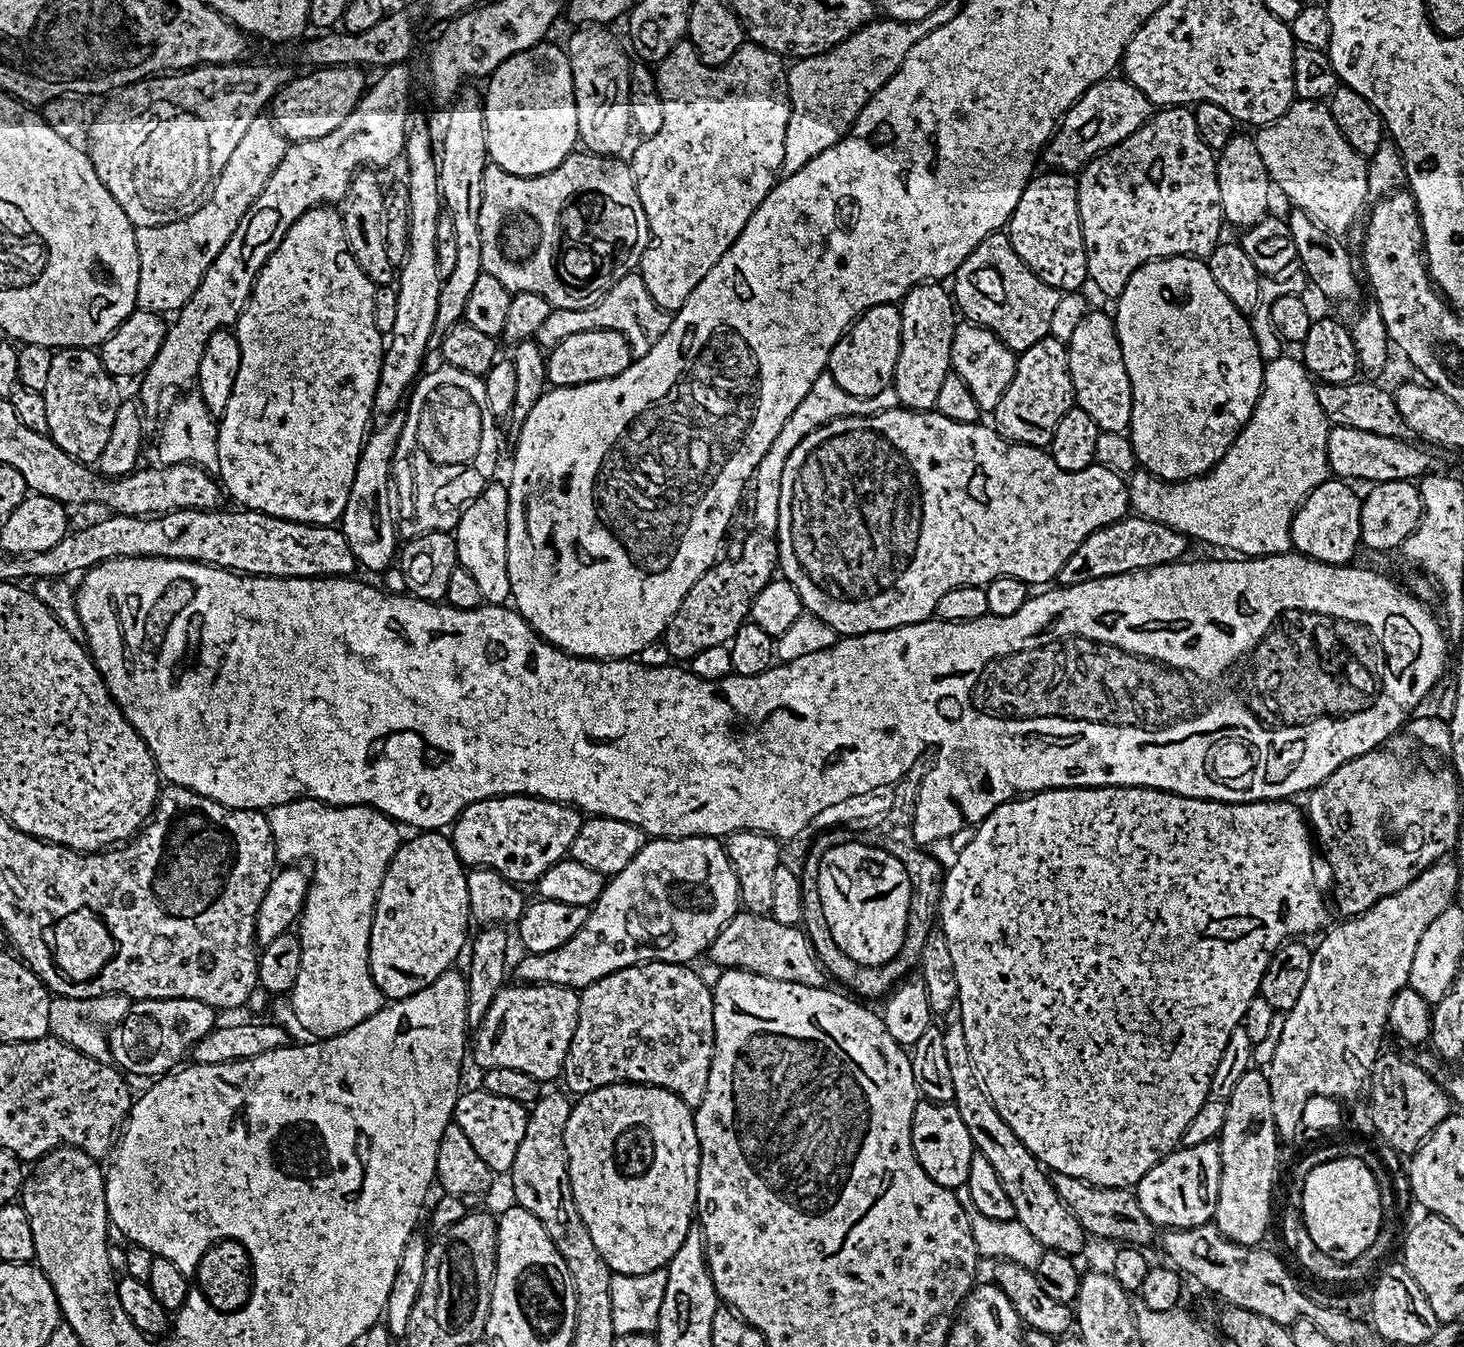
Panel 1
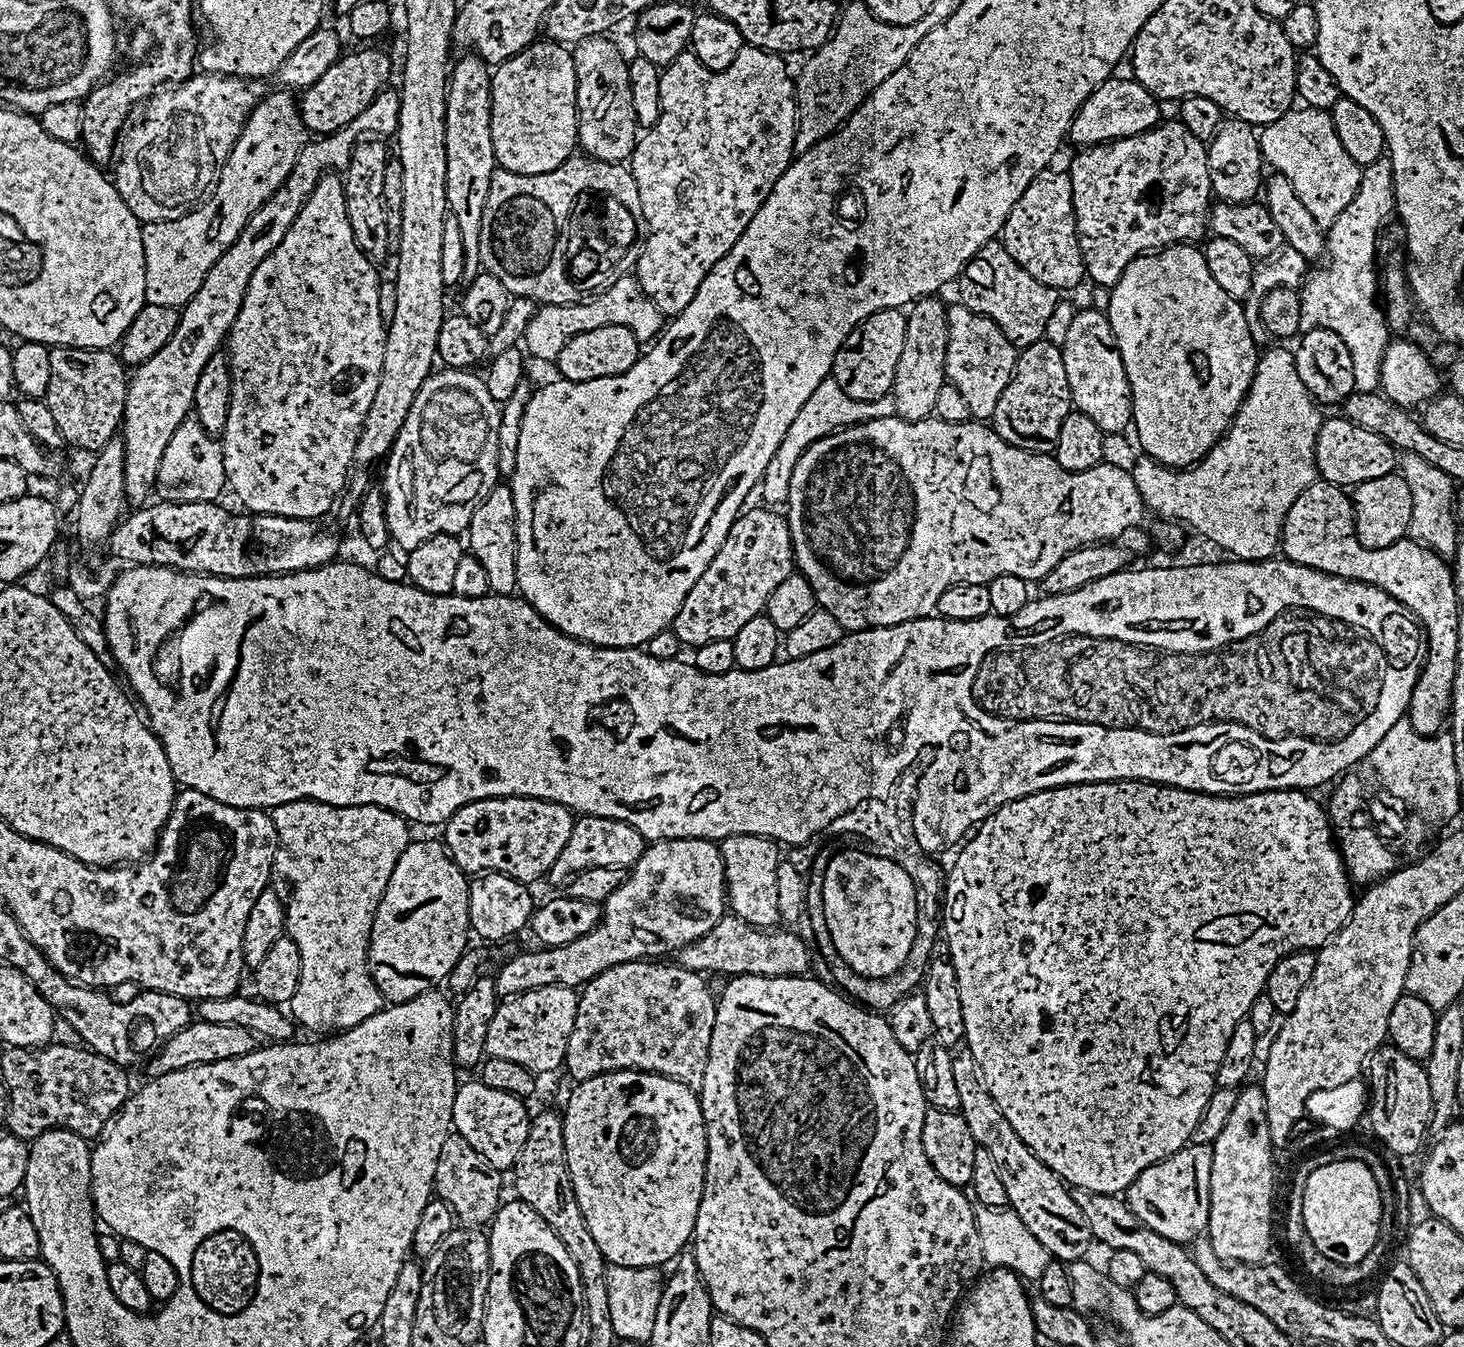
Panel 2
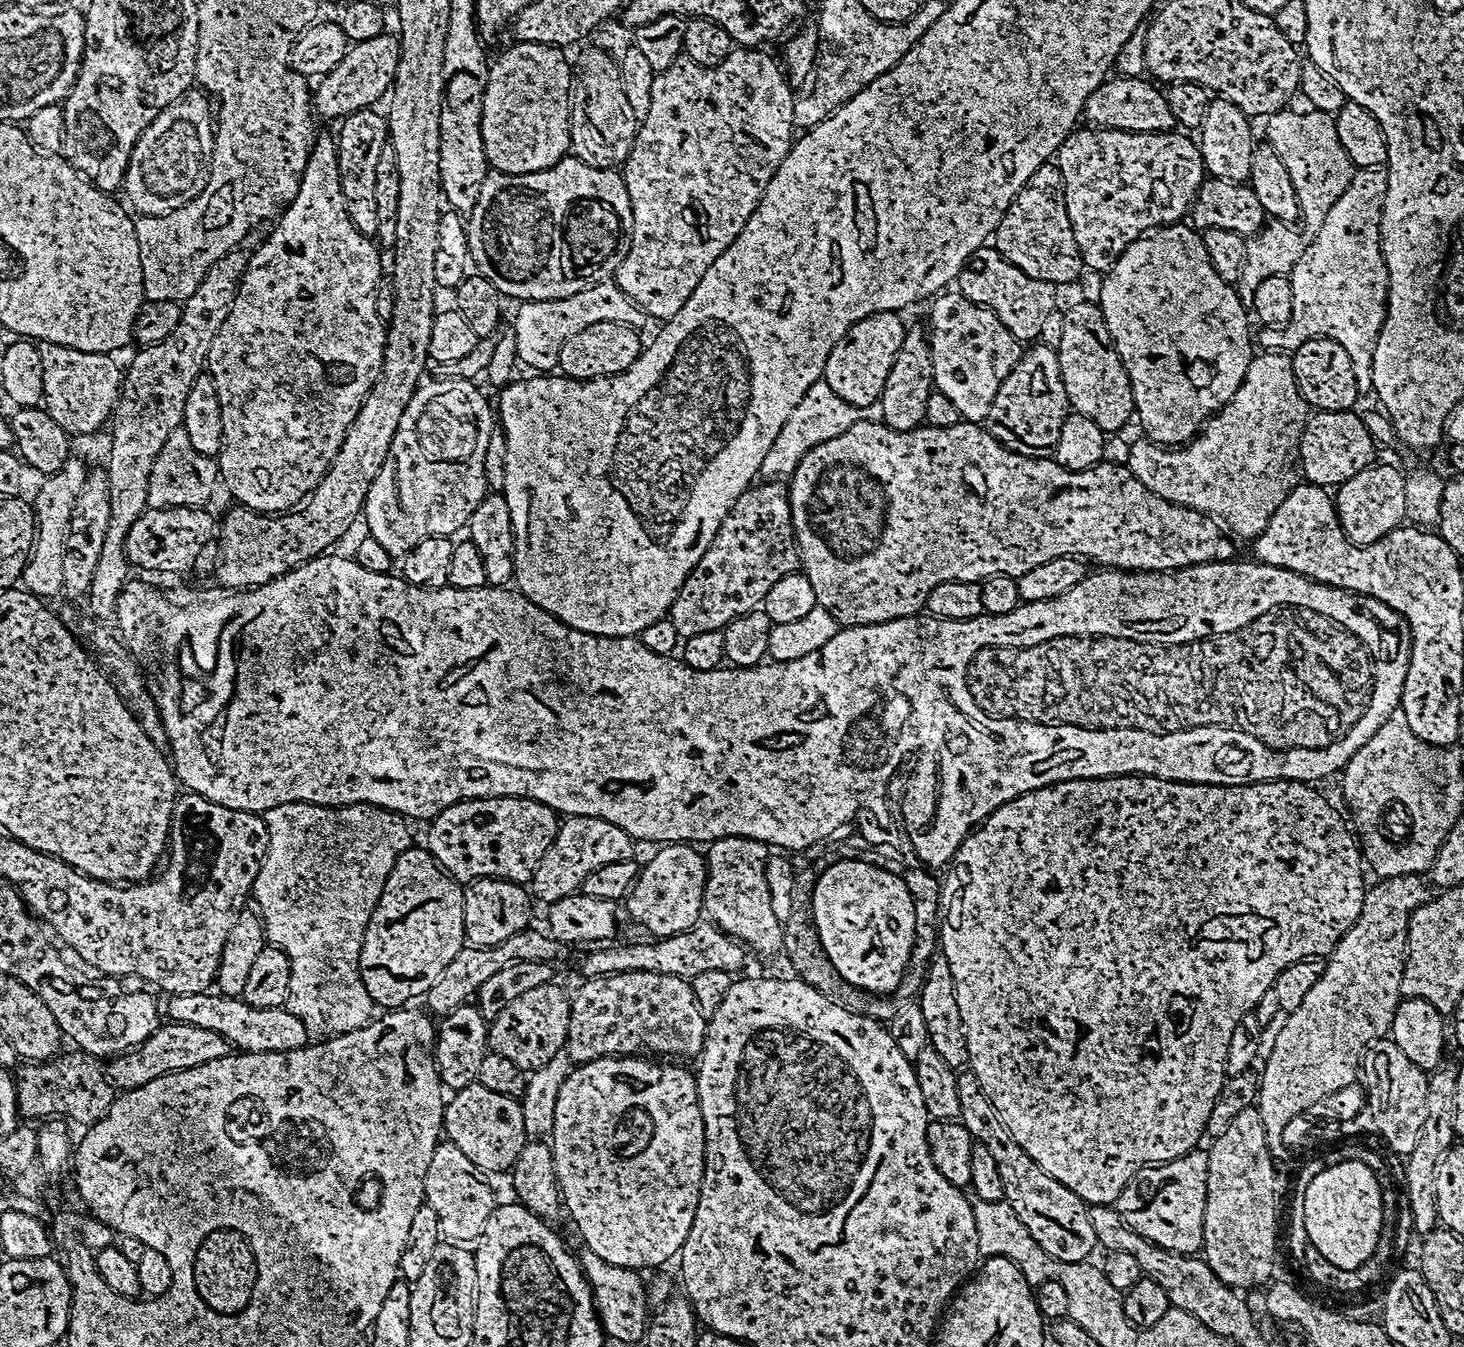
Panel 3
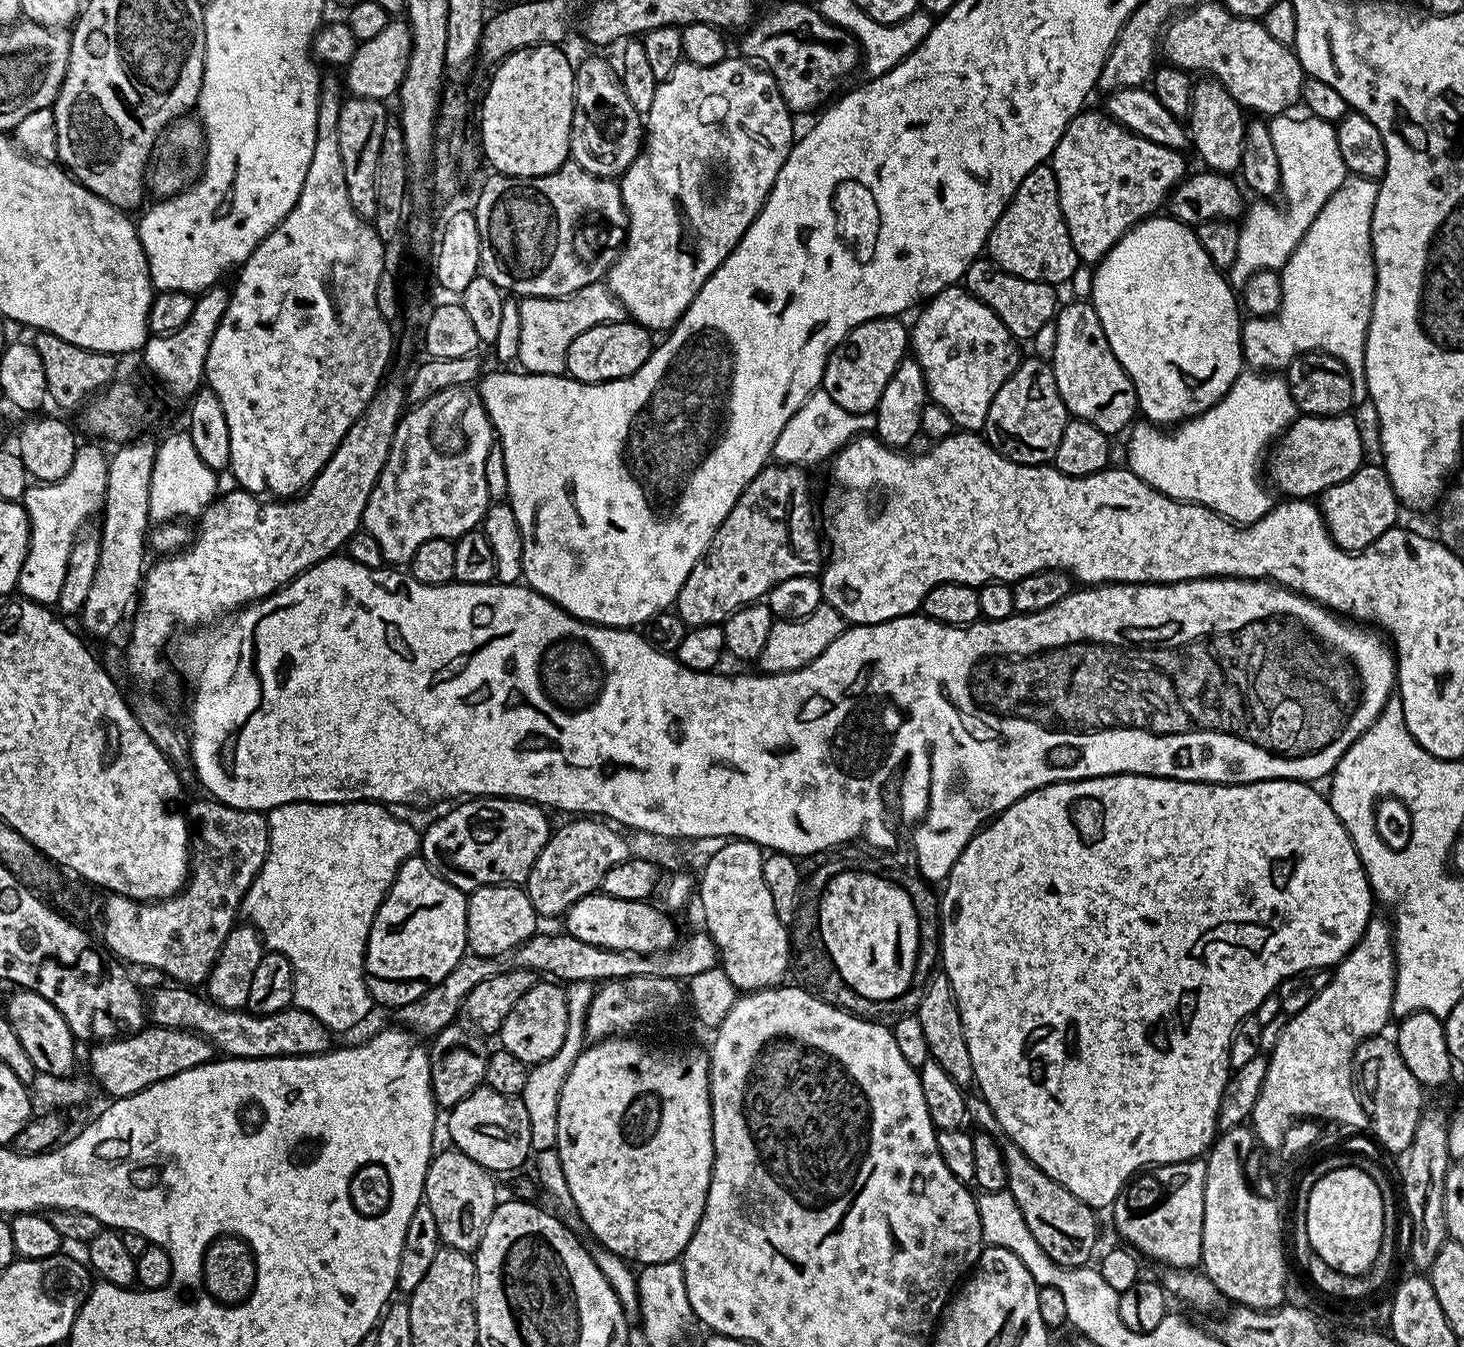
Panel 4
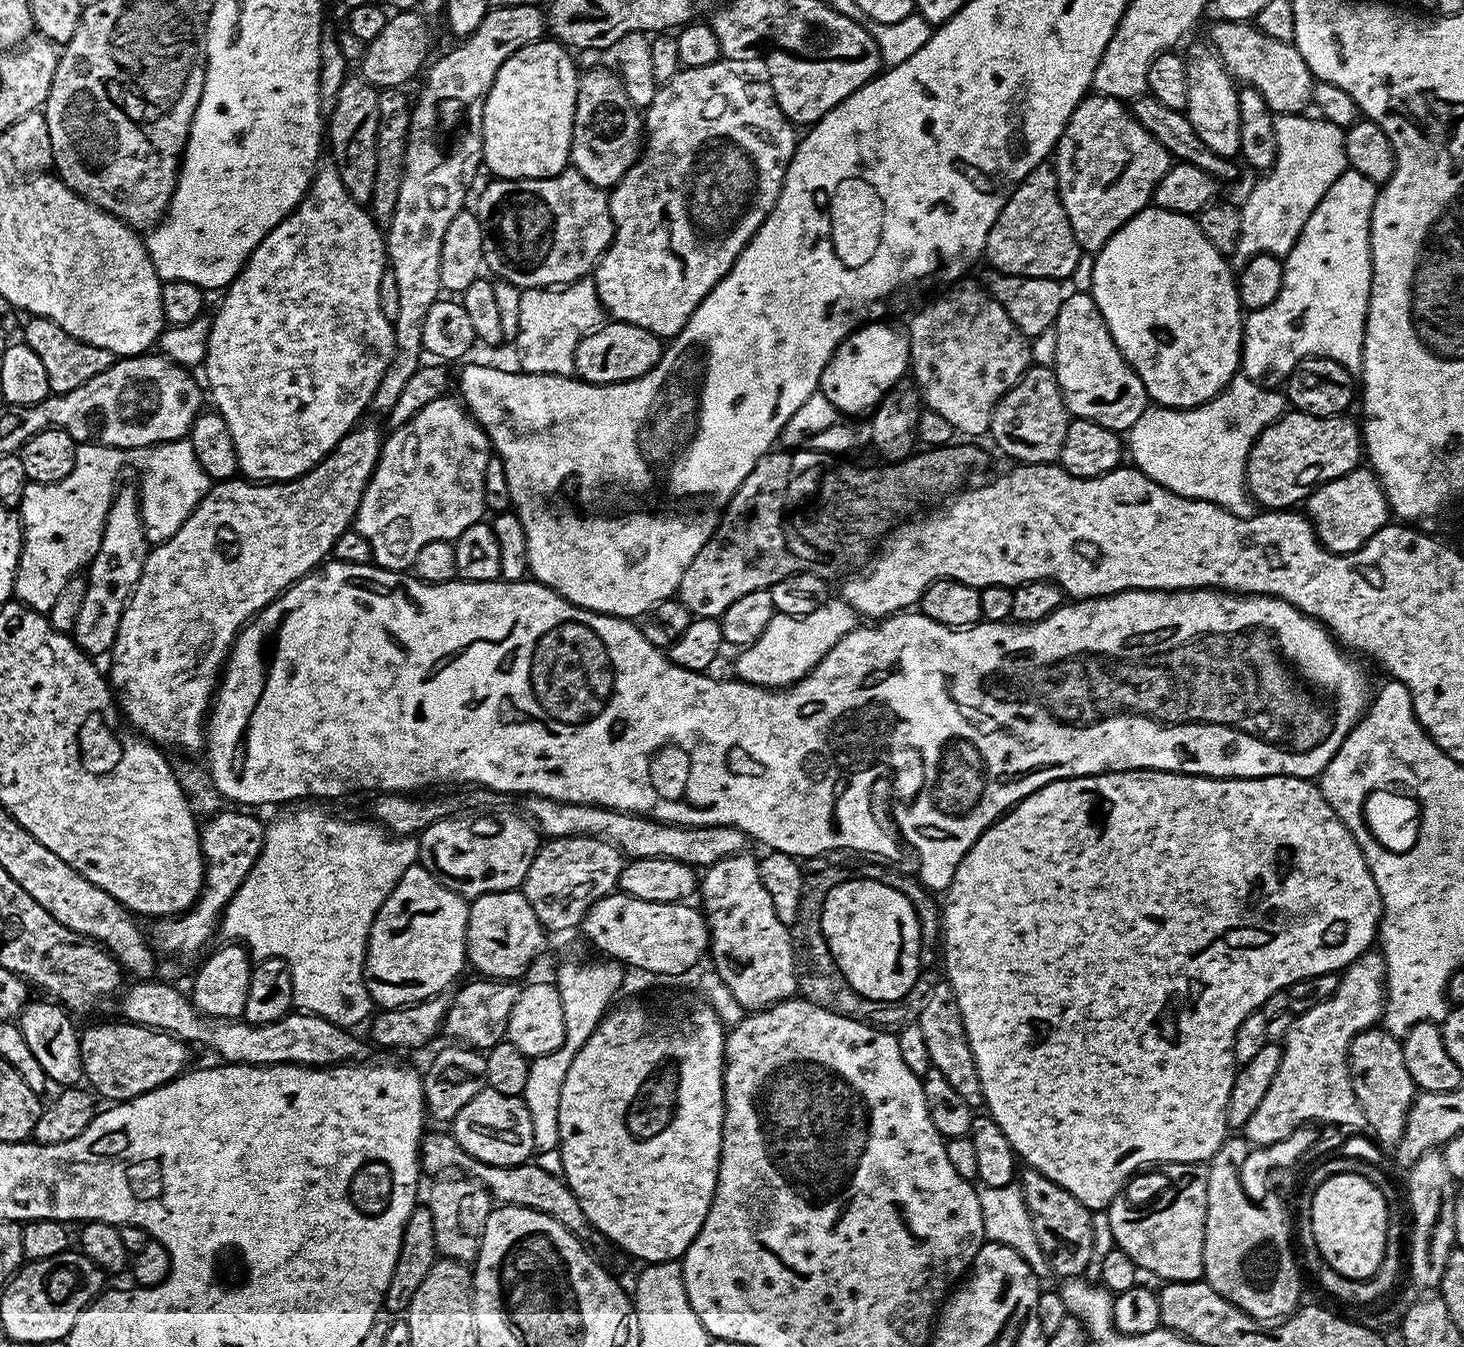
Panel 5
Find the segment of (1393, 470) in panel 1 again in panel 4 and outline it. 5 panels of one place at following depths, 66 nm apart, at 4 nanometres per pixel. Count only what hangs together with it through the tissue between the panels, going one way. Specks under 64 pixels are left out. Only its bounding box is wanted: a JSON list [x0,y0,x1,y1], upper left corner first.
[1266,414,1364,498]

